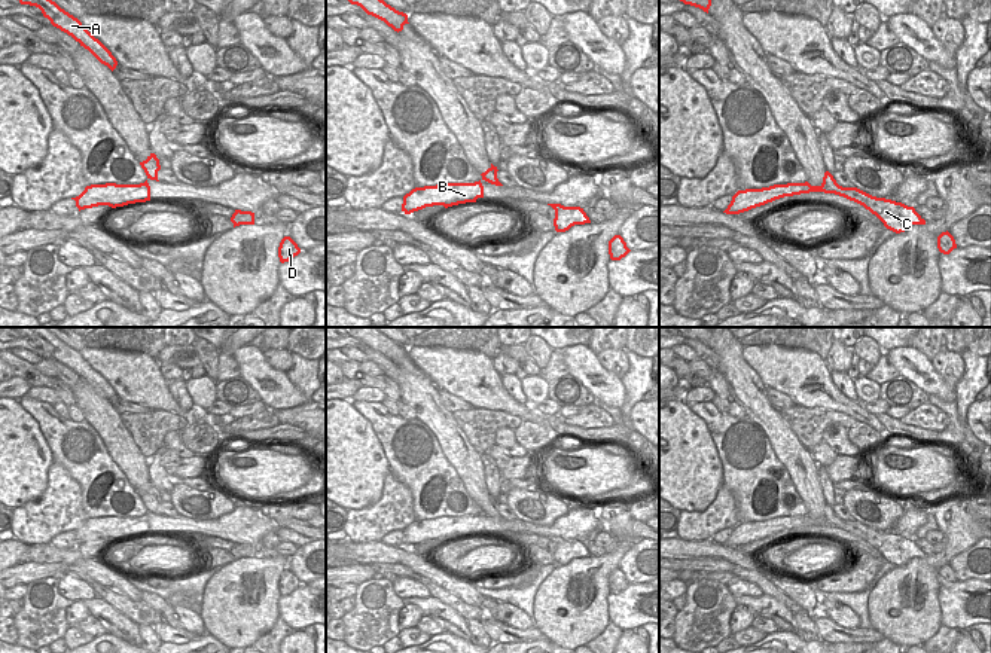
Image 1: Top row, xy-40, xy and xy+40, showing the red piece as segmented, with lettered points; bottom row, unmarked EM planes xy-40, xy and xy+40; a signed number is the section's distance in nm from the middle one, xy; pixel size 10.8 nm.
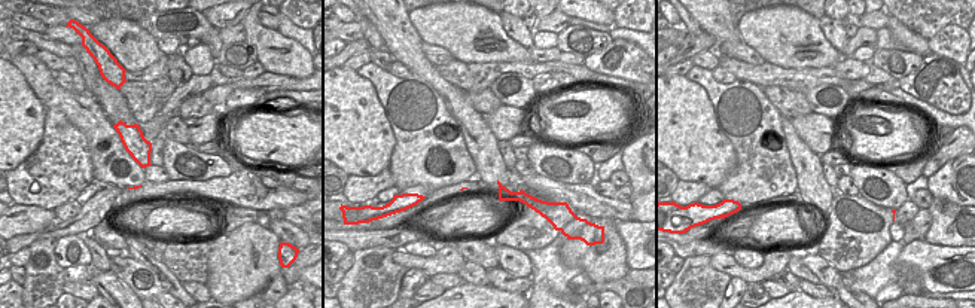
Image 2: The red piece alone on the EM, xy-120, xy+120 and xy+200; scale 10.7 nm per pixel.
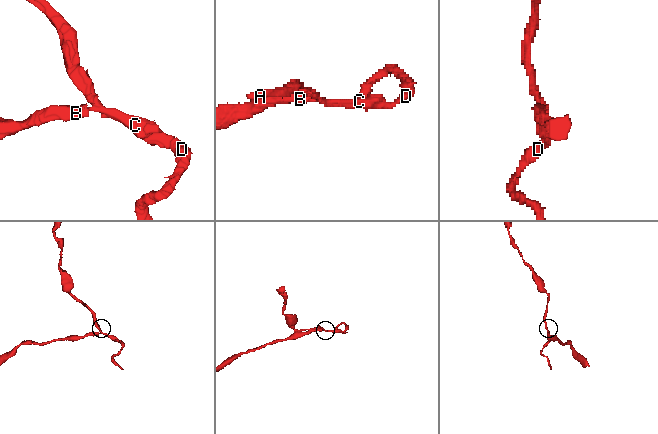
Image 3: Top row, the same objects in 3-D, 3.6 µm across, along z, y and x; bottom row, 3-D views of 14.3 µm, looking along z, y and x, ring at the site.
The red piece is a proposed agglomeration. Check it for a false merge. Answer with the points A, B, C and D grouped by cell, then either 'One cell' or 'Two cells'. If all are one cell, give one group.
Groups: A C D / B. Two cells.

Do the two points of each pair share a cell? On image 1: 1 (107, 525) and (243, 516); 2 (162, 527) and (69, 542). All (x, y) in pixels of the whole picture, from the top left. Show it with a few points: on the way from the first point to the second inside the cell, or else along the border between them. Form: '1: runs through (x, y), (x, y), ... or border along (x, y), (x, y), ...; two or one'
1: border along (162, 516), (203, 522), (216, 530); two
2: border along (70, 531), (79, 543); two

